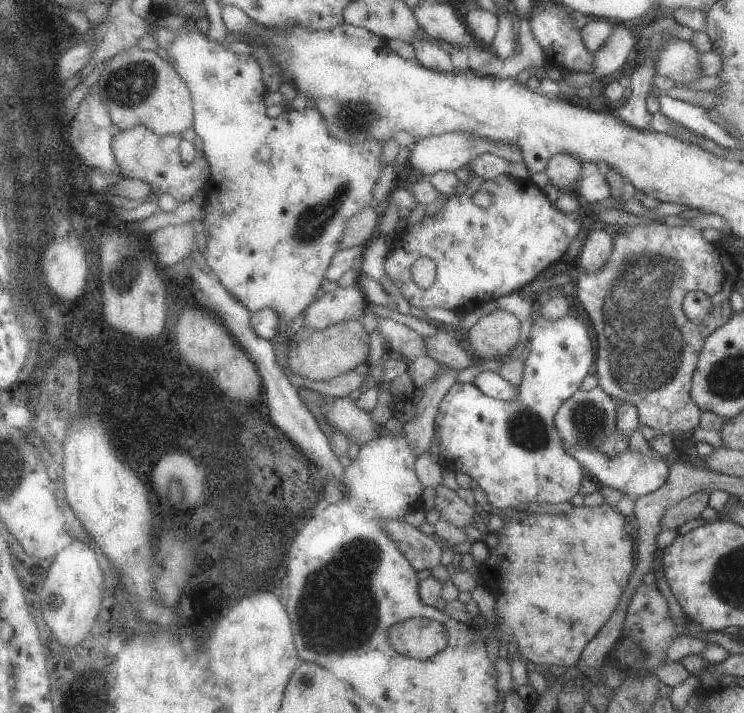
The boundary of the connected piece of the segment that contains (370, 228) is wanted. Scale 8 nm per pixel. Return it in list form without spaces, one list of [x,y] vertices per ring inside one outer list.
[[[372,207],[364,208],[358,214],[352,216],[348,221],[348,226],[344,228],[344,236],[340,240],[340,249],[359,246],[366,244],[368,240],[372,240],[375,234],[380,233],[376,229],[378,220],[380,218]]]

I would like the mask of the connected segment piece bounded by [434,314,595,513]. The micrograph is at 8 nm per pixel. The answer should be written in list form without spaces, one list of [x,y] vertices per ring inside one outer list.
[[[566,314],[558,320],[549,320],[544,316],[538,316],[535,323],[532,324],[530,336],[528,338],[528,352],[523,355],[523,374],[522,382],[518,384],[516,390],[516,398],[512,400],[498,400],[485,396],[474,384],[456,382],[449,390],[448,393],[441,399],[440,405],[437,407],[437,414],[435,417],[434,433],[436,432],[436,438],[438,438],[438,452],[446,458],[446,466],[456,471],[461,471],[467,474],[469,477],[474,477],[478,486],[486,494],[486,500],[493,508],[497,508],[507,513],[511,512],[511,509],[520,504],[559,504],[565,502],[571,502],[572,498],[579,493],[581,484],[583,481],[582,470],[580,464],[571,456],[570,453],[563,447],[561,437],[558,435],[554,425],[554,416],[558,411],[558,408],[562,404],[579,390],[582,381],[588,374],[592,373],[593,365],[595,362],[594,348],[592,348],[592,340],[590,339],[589,324],[584,324],[582,319],[575,318]]]

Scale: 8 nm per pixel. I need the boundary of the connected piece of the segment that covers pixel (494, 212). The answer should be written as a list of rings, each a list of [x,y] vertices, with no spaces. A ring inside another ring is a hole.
[[[508,174],[496,176],[492,180],[472,178],[470,184],[463,185],[454,196],[442,201],[442,208],[433,217],[424,217],[422,222],[410,226],[408,230],[396,232],[397,237],[384,260],[384,272],[412,306],[420,309],[446,309],[458,314],[469,312],[478,305],[520,291],[537,280],[554,262],[565,257],[568,246],[583,227],[584,211],[565,213],[556,208],[554,203],[530,178],[522,179]],[[479,191],[488,192],[492,196],[492,204],[488,208],[472,202],[472,196]],[[420,258],[430,258],[436,264],[436,279],[426,289],[416,286],[412,280],[412,266]]]

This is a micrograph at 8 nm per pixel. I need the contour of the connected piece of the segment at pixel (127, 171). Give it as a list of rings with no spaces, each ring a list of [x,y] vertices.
[[[136,126],[119,131],[114,136],[111,146],[123,178],[148,182],[155,196],[168,193],[180,204],[193,198],[200,190],[204,190],[204,184],[208,180],[208,160],[204,158],[202,152],[198,152],[196,158],[194,156],[194,160],[186,166],[181,164],[177,144],[182,140],[181,136],[156,136],[154,132],[148,131],[148,128]]]

